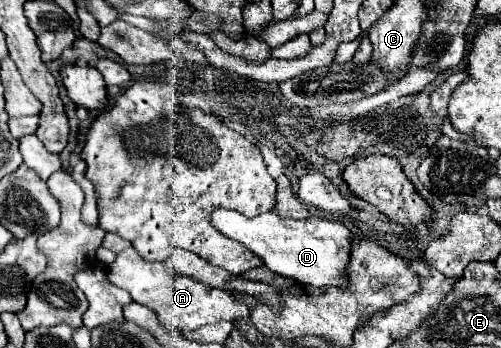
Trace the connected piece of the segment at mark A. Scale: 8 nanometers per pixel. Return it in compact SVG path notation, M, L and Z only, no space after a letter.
M126 248L118 252L114 264L108 268L108 280L114 286L126 290L134 298L134 302L154 310L164 328L196 330L206 322L240 320L240 318L248 318L250 314L246 304L238 302L228 290L212 288L190 276L178 274L176 270L160 262L146 262L134 248Z

